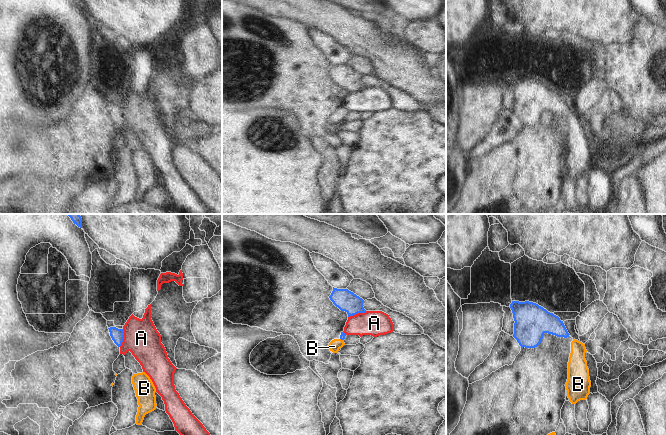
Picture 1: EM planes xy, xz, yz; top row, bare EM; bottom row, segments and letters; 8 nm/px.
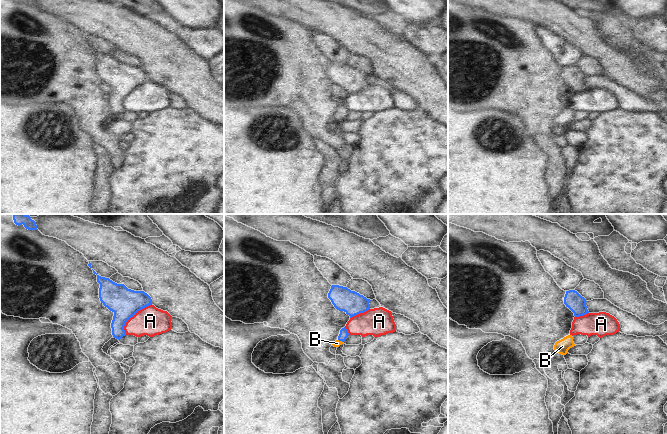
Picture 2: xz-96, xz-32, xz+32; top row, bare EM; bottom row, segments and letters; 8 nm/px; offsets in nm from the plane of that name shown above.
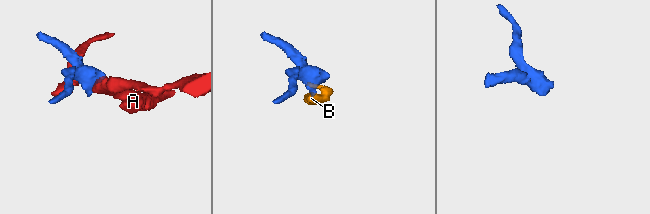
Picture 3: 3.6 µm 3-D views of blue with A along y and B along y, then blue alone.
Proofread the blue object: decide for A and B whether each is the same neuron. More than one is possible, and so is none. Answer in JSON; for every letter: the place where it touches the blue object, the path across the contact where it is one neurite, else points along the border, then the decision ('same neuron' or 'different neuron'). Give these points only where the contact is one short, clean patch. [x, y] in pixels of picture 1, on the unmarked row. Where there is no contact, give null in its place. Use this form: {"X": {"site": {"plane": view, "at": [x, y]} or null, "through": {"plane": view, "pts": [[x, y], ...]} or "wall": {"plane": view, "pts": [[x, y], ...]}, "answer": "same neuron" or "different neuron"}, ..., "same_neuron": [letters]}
{"A": {"site": {"plane": "xz", "at": [357, 89]}, "wall": {"plane": "xz", "pts": [[366, 87], [348, 93]]}, "answer": "different neuron"}, "B": {"site": {"plane": "xz", "at": [342, 115]}, "through": {"plane": "xz", "pts": [[342, 112], [342, 115], [334, 122]]}, "answer": "same neuron"}, "same_neuron": ["B"]}

